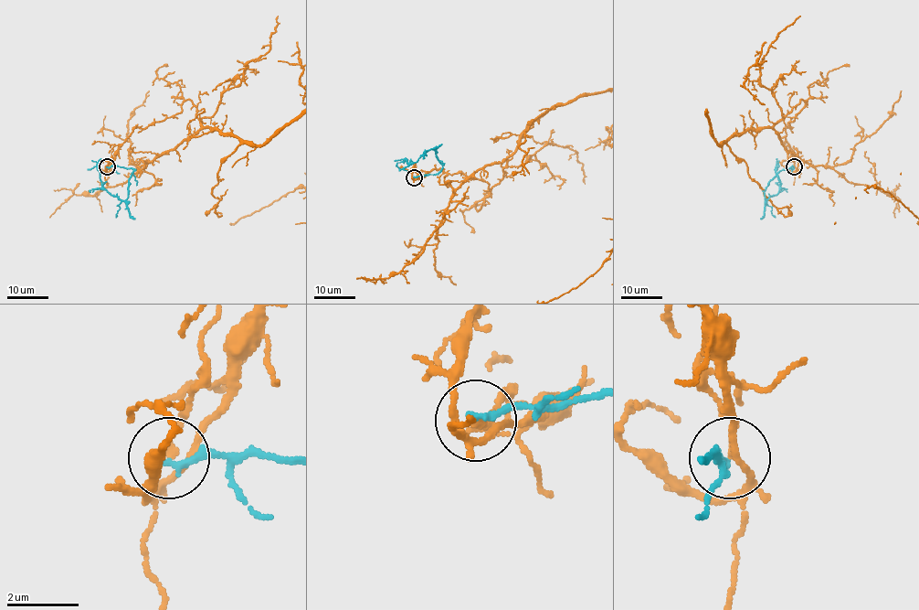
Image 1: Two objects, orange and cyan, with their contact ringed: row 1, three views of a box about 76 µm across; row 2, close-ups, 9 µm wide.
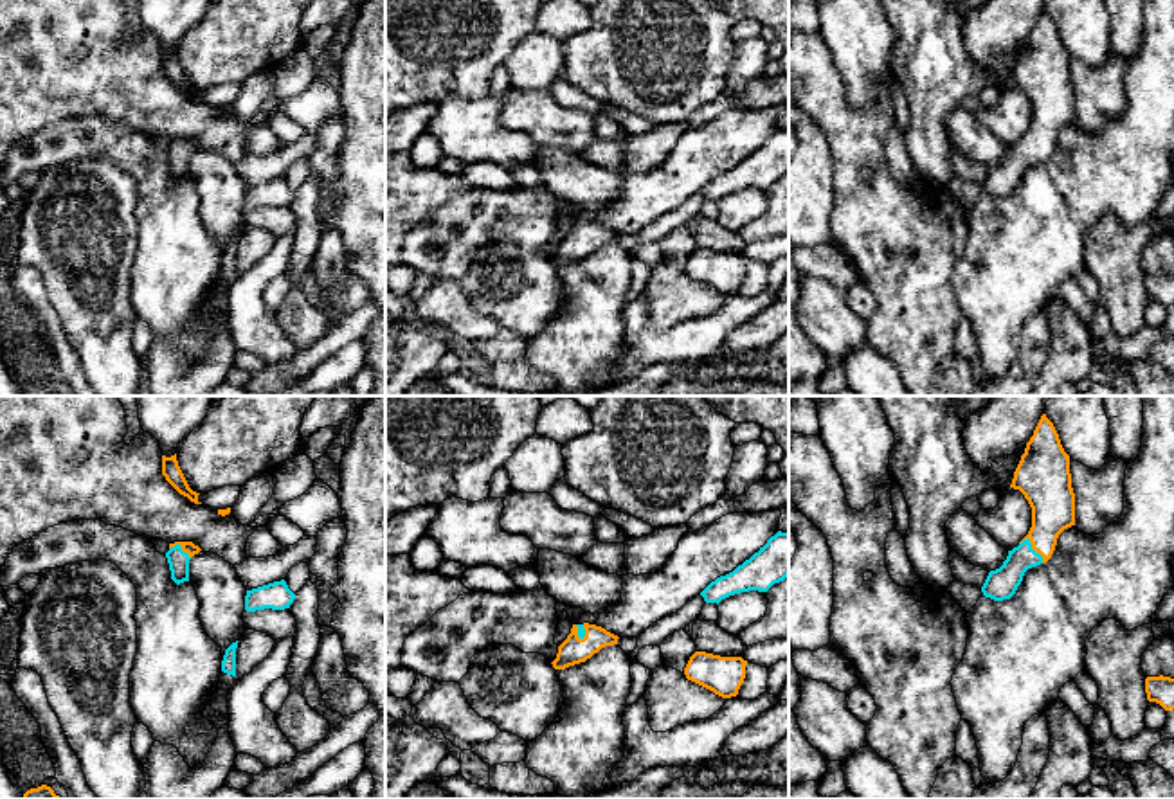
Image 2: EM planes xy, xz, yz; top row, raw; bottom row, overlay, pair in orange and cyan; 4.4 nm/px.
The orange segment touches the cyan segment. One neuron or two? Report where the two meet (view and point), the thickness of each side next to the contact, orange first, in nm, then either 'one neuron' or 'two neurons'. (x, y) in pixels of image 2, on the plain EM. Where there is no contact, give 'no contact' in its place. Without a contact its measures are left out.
meets orange in yz at (1034, 146); 200 nm thick on the orange side, 140 nm on the other; two neurons

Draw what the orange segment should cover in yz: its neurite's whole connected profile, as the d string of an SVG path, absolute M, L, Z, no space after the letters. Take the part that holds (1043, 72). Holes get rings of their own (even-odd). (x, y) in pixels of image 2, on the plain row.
M1046 11L1041 13L1026 40L1010 85L1019 86L1032 104L1032 124L1023 137L1028 135L1032 146L1046 160L1055 148L1059 131L1075 122L1070 52Z

